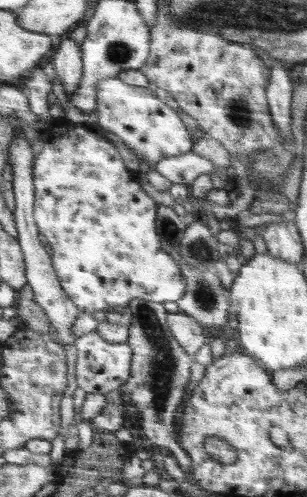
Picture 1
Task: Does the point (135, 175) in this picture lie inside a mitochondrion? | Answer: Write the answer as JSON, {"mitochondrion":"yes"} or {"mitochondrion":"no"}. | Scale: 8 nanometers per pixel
{"mitochondrion":"no"}

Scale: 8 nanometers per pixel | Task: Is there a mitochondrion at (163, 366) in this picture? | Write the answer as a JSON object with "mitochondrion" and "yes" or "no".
{"mitochondrion":"yes"}

